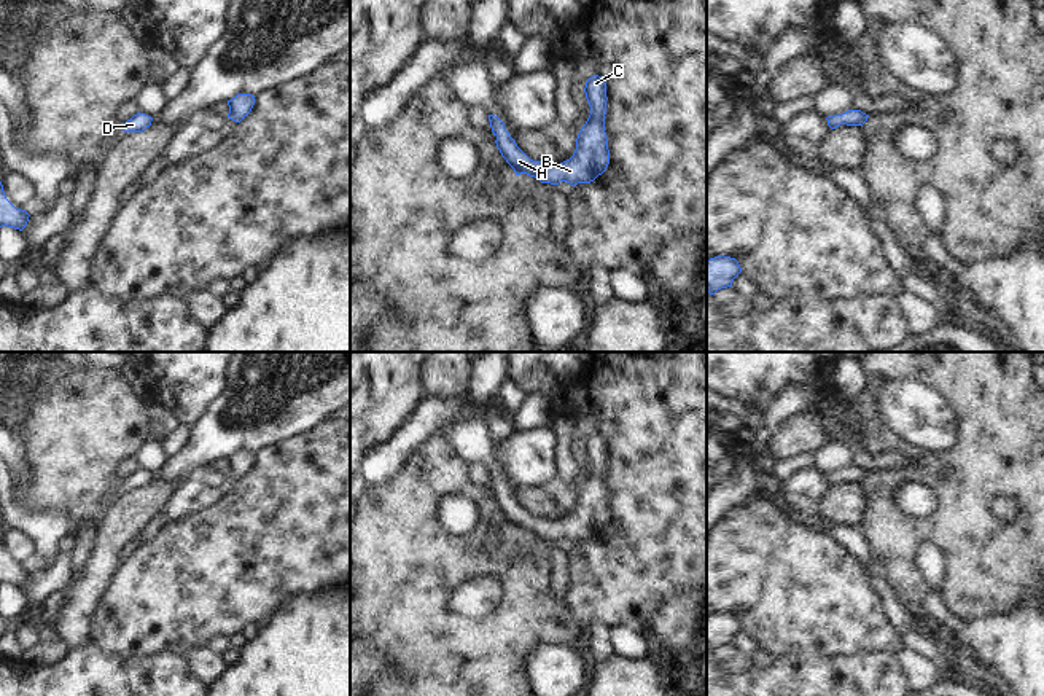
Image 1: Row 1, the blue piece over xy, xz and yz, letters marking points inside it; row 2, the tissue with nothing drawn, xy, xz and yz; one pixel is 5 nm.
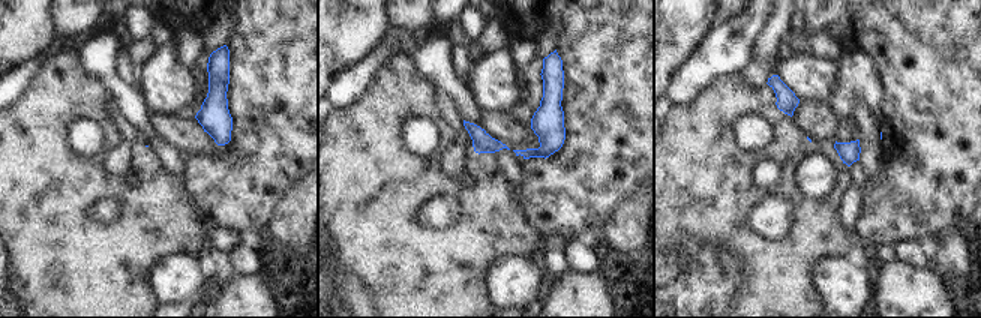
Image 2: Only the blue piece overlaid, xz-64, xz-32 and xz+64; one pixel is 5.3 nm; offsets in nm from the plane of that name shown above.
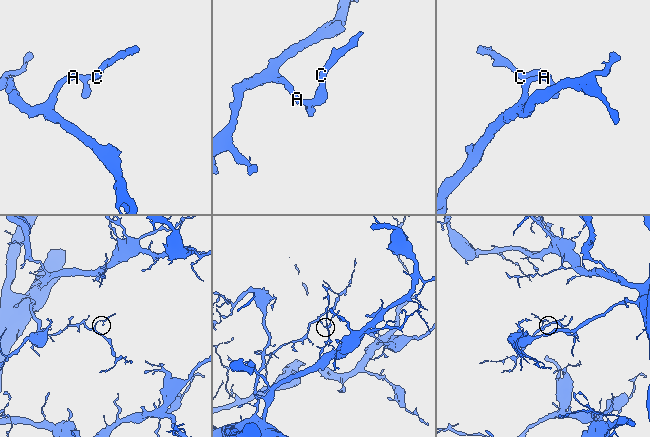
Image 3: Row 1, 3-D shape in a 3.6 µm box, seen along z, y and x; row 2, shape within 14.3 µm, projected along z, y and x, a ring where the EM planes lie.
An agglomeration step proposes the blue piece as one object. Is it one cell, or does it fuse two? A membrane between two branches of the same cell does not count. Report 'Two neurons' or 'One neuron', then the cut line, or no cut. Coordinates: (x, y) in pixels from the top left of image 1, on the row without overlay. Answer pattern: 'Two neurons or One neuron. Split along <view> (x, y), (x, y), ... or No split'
One neuron. No split

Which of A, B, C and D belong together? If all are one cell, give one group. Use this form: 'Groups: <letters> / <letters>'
Groups: A B C D

